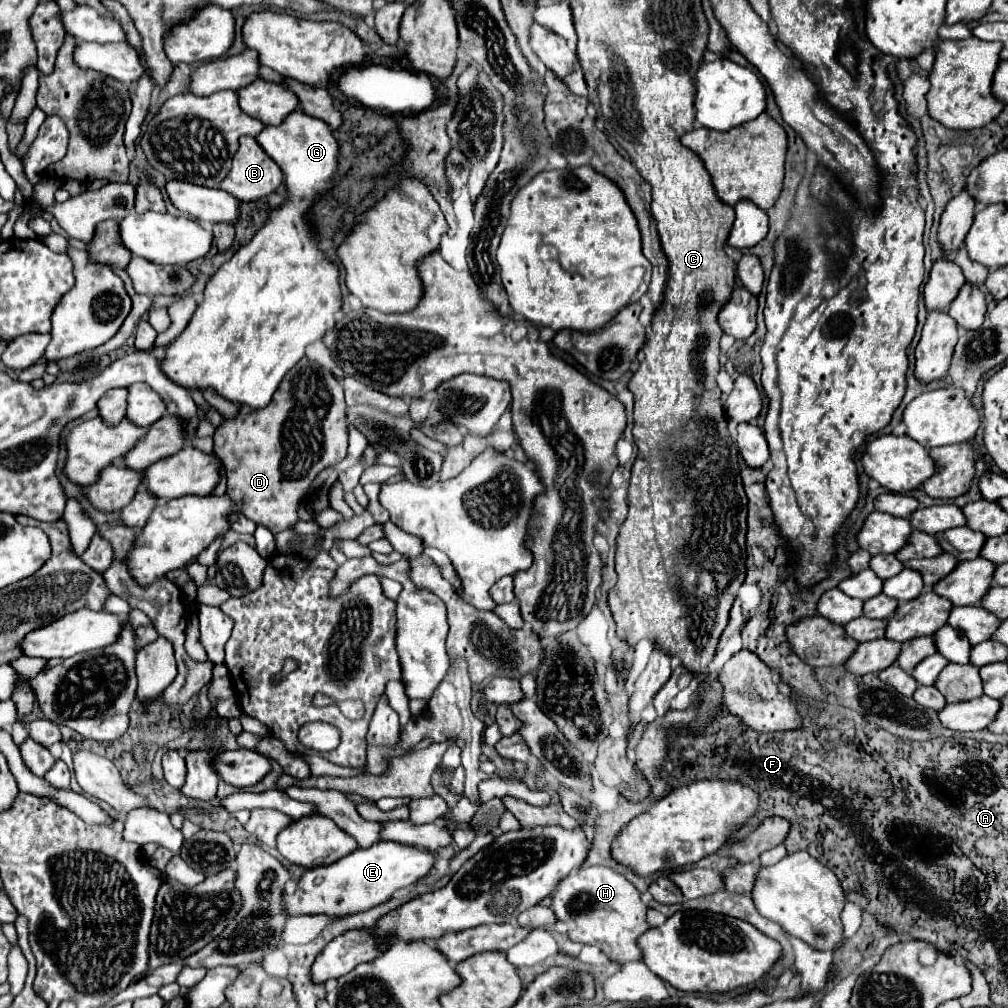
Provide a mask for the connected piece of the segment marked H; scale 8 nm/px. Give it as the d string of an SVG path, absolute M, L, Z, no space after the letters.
M579 867L573 869L567 877L557 883L557 889L551 895L551 907L557 919L569 925L569 939L579 943L589 943L599 947L613 961L641 961L641 951L637 939L649 929L647 925L647 905L641 903L639 891L615 869L611 867Z

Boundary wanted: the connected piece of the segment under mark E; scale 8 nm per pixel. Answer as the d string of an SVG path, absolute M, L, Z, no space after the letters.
M379 841L367 849L355 849L347 857L333 865L307 871L297 883L293 895L285 895L285 911L289 915L325 913L331 917L347 917L359 911L367 911L379 903L391 899L399 889L405 889L423 879L433 867L433 853L413 845L401 845L397 841Z

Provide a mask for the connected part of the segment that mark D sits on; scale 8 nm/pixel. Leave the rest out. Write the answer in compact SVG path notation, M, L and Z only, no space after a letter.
M303 357L281 381L273 401L263 409L249 409L241 405L239 413L231 419L223 417L223 423L215 429L215 453L225 465L227 495L233 501L241 501L241 513L267 527L271 533L291 529L299 521L297 507L313 495L313 479L327 467L345 459L347 453L347 423L345 423L345 399L343 387L331 375L329 369L307 361Z

